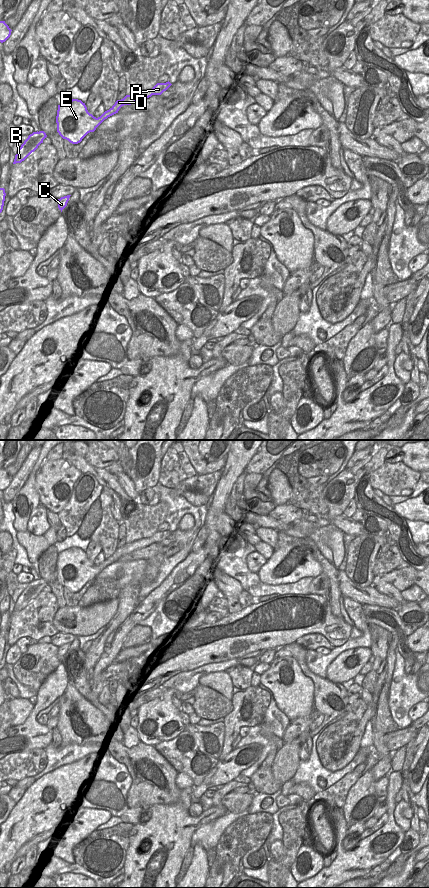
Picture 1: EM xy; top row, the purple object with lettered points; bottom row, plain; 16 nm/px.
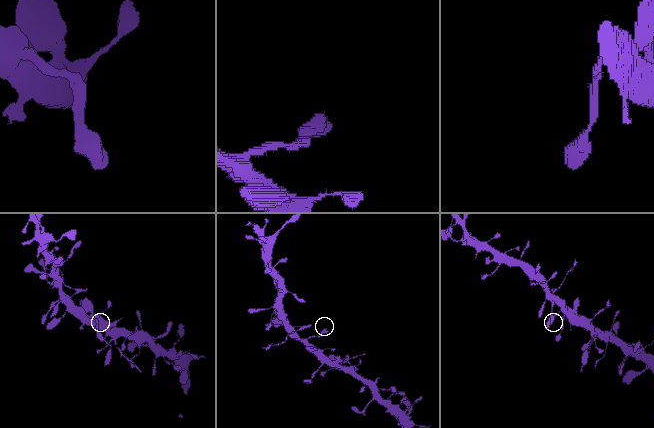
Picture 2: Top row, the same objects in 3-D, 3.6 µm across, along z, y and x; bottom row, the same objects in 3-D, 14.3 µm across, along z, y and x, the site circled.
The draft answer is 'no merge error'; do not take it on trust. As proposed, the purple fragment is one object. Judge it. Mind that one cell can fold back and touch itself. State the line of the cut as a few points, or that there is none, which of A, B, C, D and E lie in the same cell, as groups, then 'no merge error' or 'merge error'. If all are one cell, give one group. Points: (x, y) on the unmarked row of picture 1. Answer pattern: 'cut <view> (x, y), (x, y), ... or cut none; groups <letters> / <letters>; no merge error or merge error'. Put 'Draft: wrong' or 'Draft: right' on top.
Draft: wrong
cut xy (112, 555), (117, 559); groups A D / B C E; merge error

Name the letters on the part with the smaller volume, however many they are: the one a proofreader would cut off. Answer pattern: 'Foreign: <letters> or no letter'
Foreign: A, D

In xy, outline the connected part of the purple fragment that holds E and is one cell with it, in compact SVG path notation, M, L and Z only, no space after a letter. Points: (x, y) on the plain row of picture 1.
M72 547L58 553L56 571L57 580L72 592L78 592L90 580L108 565L118 561L113 556L105 559L96 566L87 558L85 551L78 547Z

